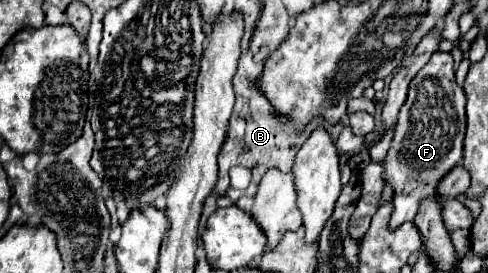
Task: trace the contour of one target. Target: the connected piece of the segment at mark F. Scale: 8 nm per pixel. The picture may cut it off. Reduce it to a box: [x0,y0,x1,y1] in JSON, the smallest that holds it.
[384,51,464,227]

